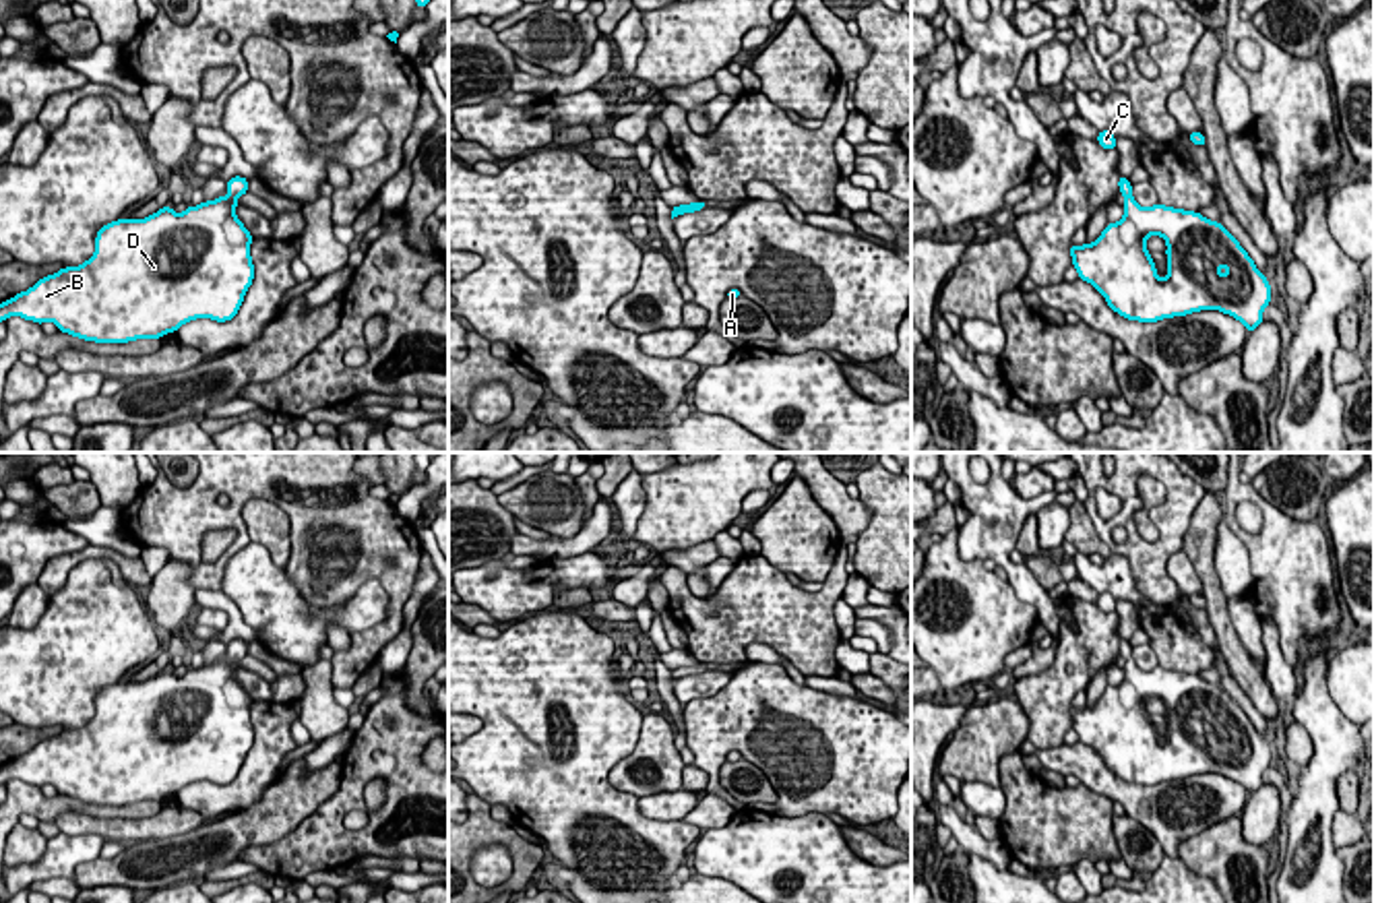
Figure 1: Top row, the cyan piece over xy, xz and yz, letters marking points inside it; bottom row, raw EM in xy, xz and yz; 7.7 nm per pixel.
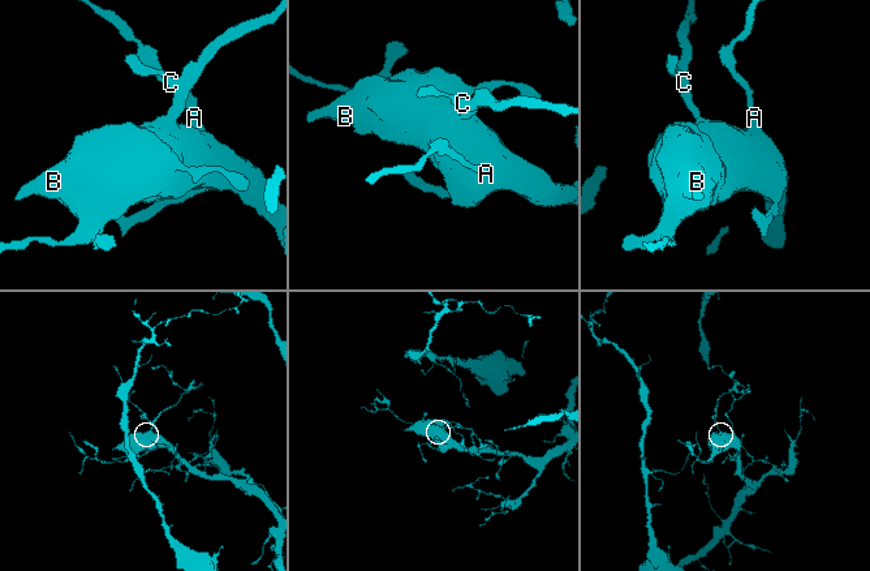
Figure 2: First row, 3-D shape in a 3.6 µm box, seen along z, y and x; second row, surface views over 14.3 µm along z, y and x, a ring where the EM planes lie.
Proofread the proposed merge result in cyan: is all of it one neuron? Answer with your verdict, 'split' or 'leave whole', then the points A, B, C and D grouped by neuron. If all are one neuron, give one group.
leave whole | A B C D

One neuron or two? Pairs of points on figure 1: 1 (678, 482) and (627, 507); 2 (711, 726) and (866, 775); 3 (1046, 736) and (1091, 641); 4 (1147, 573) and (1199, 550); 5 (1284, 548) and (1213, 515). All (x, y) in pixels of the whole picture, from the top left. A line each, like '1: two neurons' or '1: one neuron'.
1: two neurons
2: one neuron
3: one neuron
4: two neurons
5: two neurons

